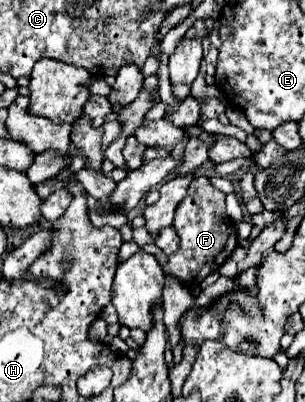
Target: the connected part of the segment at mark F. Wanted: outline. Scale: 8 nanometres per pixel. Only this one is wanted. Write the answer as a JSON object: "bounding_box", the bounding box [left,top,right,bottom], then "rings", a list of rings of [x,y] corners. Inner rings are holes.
{"bounding_box":[162,177,238,287],"rings":[[[196,177],[190,187],[186,199],[178,205],[174,217],[174,229],[180,237],[180,247],[172,255],[166,257],[162,265],[164,273],[174,275],[184,285],[194,287],[200,285],[212,271],[216,271],[238,247],[238,237],[232,219],[226,215],[224,207],[226,193],[218,191],[208,177]]]}

